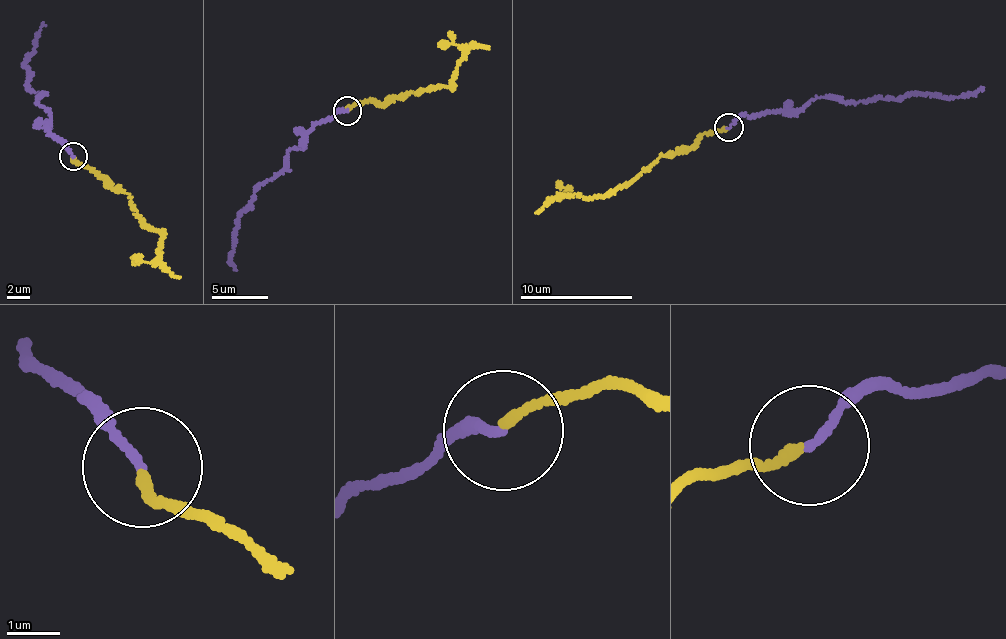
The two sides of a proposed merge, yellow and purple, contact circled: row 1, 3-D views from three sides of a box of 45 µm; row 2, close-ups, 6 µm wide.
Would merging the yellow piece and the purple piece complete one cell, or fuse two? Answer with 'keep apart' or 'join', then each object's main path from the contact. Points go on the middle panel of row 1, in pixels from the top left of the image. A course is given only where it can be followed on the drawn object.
join; course yellow (347, 109), (370, 101), (388, 105), (395, 98), (448, 87), (462, 55), (489, 46); course purple (347, 111), (313, 126), (306, 145), (287, 153), (287, 165), (254, 192), (239, 217), (235, 268)

